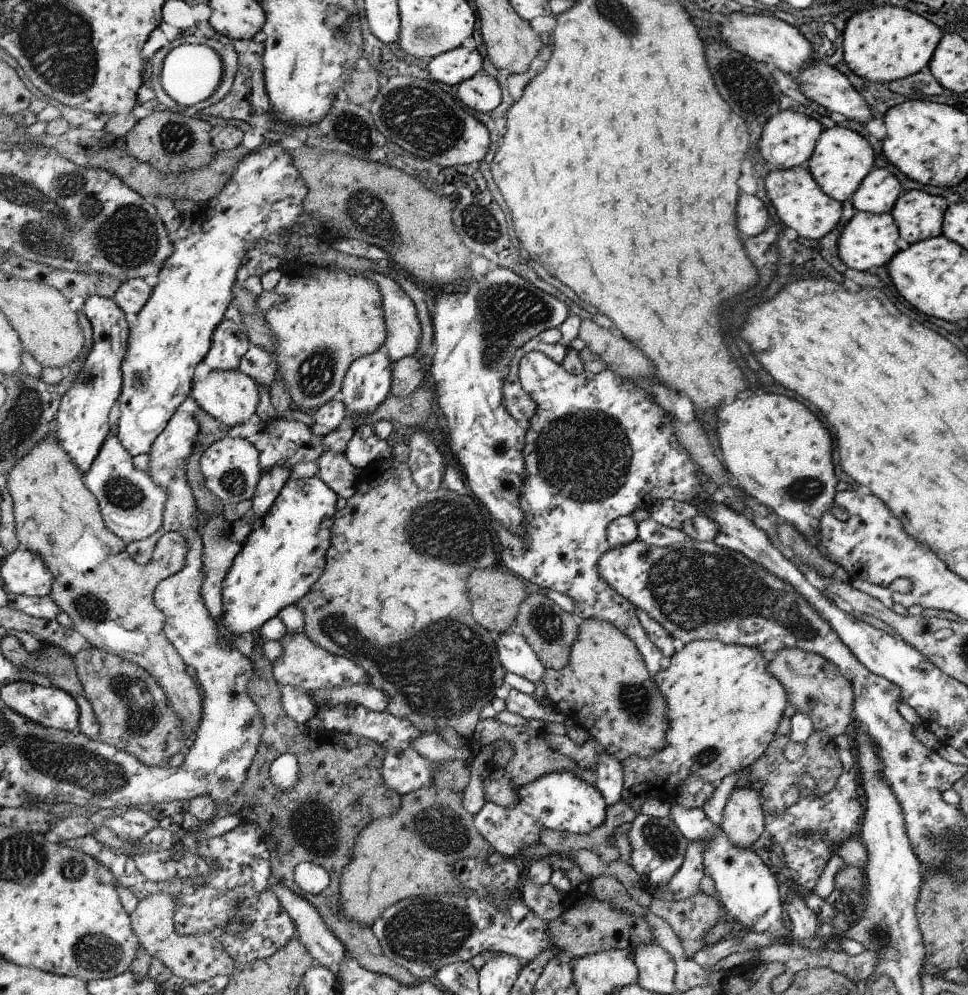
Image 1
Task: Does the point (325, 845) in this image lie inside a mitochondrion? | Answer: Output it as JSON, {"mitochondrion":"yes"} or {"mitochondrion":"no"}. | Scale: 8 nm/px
{"mitochondrion":"yes"}

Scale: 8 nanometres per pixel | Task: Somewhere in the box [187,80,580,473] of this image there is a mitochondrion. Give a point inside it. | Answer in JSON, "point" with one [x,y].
{"point":[423,120]}

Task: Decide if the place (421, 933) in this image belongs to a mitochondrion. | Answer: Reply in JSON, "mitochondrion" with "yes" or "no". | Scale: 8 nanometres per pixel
{"mitochondrion":"yes"}

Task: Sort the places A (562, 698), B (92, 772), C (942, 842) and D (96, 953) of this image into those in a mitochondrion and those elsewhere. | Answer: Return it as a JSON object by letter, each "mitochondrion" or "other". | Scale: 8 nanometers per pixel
{"A":"other","B":"mitochondrion","C":"mitochondrion","D":"mitochondrion"}

